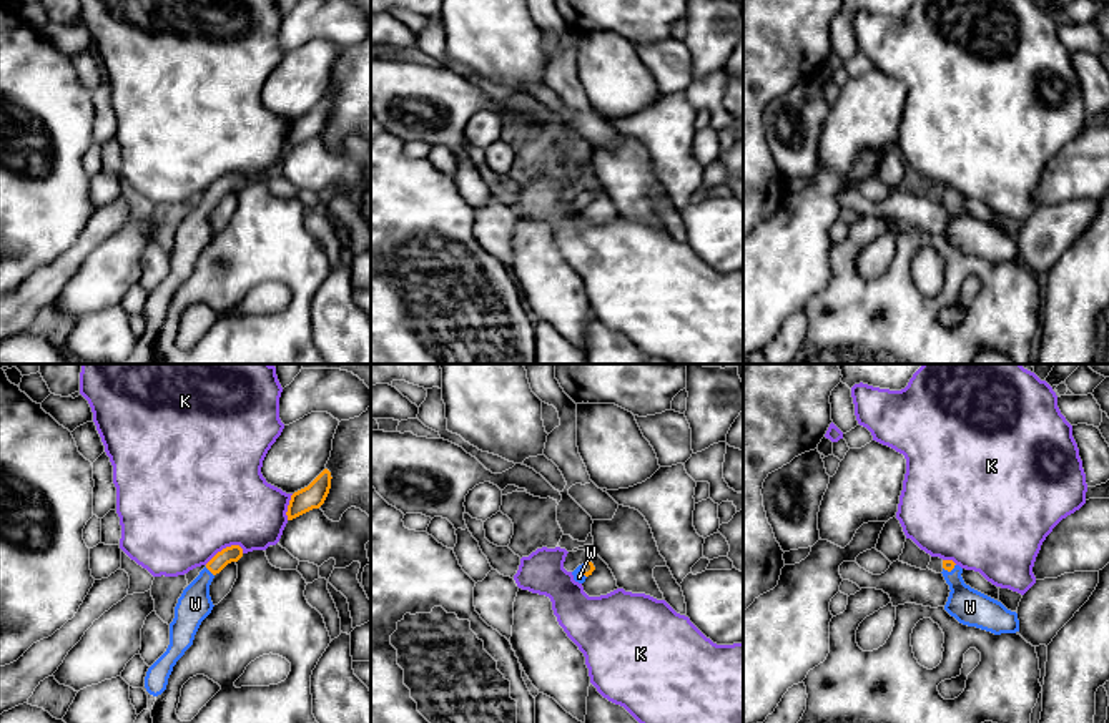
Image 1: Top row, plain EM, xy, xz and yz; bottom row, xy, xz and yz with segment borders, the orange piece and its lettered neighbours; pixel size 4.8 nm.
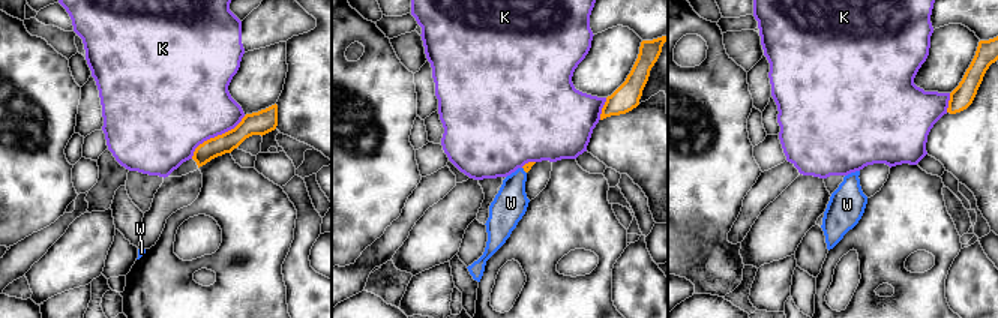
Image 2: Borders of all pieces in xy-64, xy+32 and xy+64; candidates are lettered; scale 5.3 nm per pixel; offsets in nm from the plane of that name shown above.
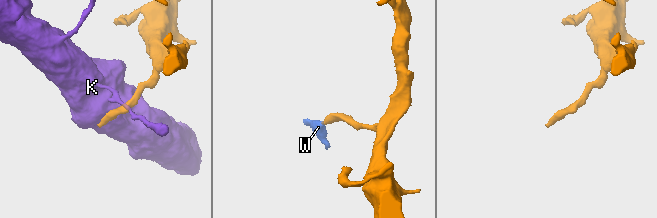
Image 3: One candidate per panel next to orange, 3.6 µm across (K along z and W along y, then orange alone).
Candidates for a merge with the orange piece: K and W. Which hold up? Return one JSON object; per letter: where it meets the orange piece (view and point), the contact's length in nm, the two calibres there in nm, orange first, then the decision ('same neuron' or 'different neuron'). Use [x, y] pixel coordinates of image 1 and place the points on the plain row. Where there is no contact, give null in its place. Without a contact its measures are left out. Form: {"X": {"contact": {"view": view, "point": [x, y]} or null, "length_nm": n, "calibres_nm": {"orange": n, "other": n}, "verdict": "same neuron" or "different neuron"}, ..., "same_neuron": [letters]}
{"K": {"contact": {"view": "xy", "point": [223, 177]}, "length_nm": 200, "calibres_nm": {"orange": 80, "other": 500}, "verdict": "different neuron"}, "W": {"contact": {"view": "xy", "point": [210, 198]}, "length_nm": 60, "calibres_nm": {"orange": 80, "other": 160}, "verdict": "same neuron"}, "same_neuron": ["W"]}

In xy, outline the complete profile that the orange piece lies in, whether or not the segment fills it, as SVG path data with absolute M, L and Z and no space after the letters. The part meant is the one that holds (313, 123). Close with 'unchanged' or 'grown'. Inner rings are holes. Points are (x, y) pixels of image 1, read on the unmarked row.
M324 96L308 115L294 120L288 133L288 148L293 148L313 136L319 136L331 116L331 100Z; unchanged

